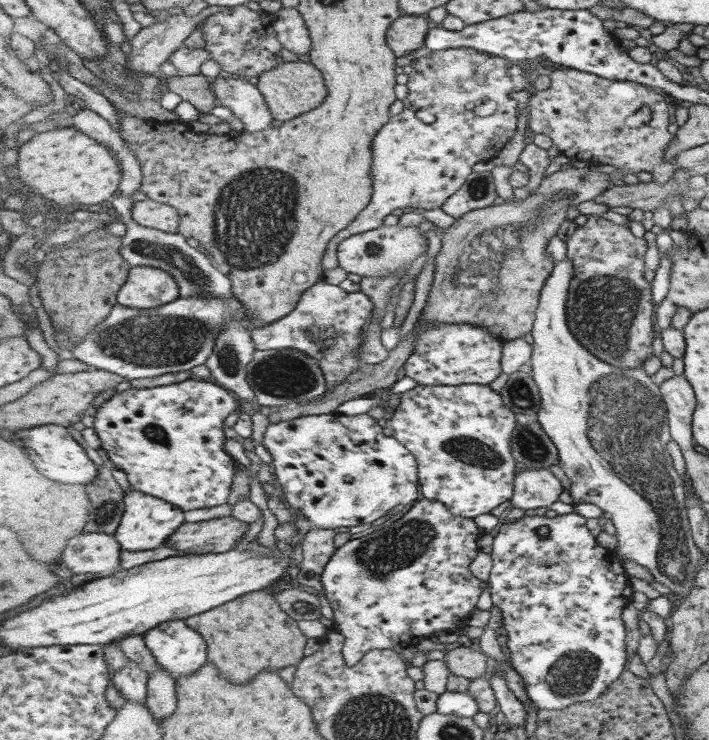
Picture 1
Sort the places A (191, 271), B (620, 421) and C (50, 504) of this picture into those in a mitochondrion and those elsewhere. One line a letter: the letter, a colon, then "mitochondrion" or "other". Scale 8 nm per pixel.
A: mitochondrion
B: mitochondrion
C: other

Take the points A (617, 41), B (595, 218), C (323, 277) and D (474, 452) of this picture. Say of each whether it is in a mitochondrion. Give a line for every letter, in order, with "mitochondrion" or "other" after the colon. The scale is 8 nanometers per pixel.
A: other
B: other
C: other
D: mitochondrion

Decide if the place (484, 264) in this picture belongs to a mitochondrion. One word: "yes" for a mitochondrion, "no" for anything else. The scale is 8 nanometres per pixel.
yes

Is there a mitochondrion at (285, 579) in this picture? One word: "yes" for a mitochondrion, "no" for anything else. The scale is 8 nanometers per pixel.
no

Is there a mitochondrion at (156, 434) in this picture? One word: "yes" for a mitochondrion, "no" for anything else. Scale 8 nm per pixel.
yes

